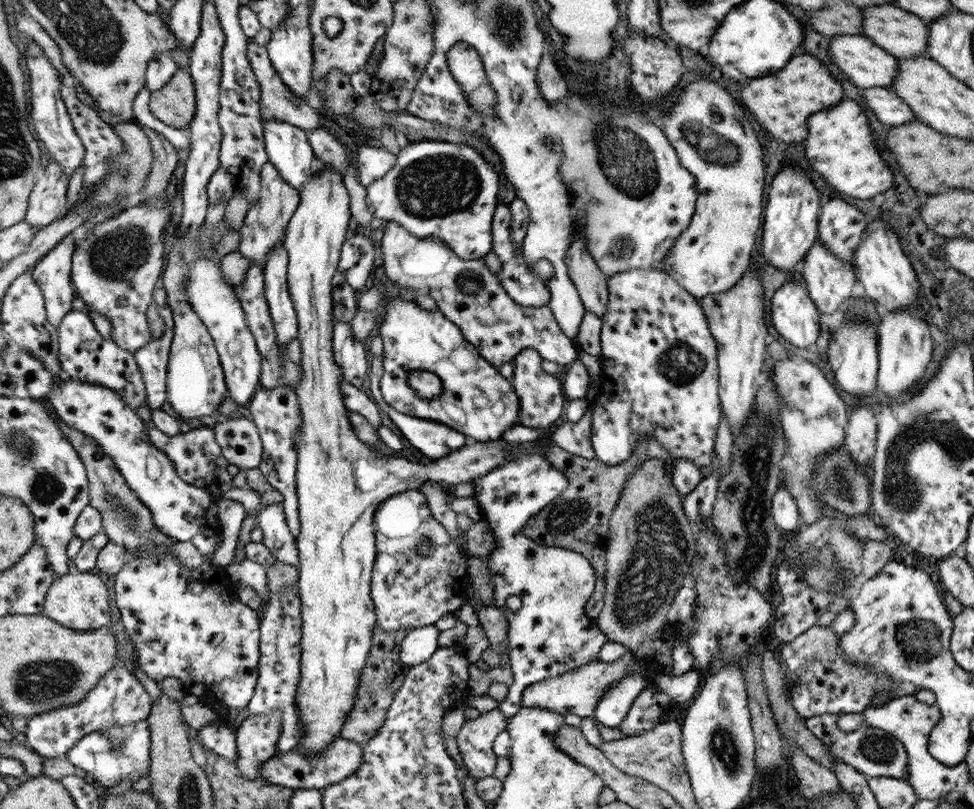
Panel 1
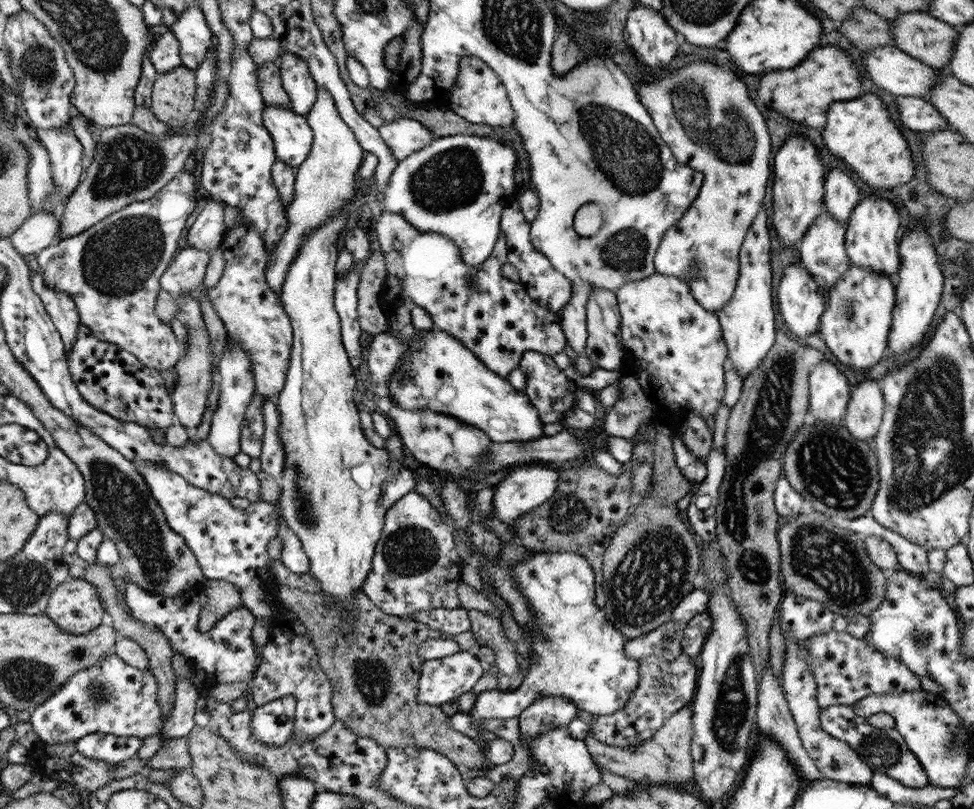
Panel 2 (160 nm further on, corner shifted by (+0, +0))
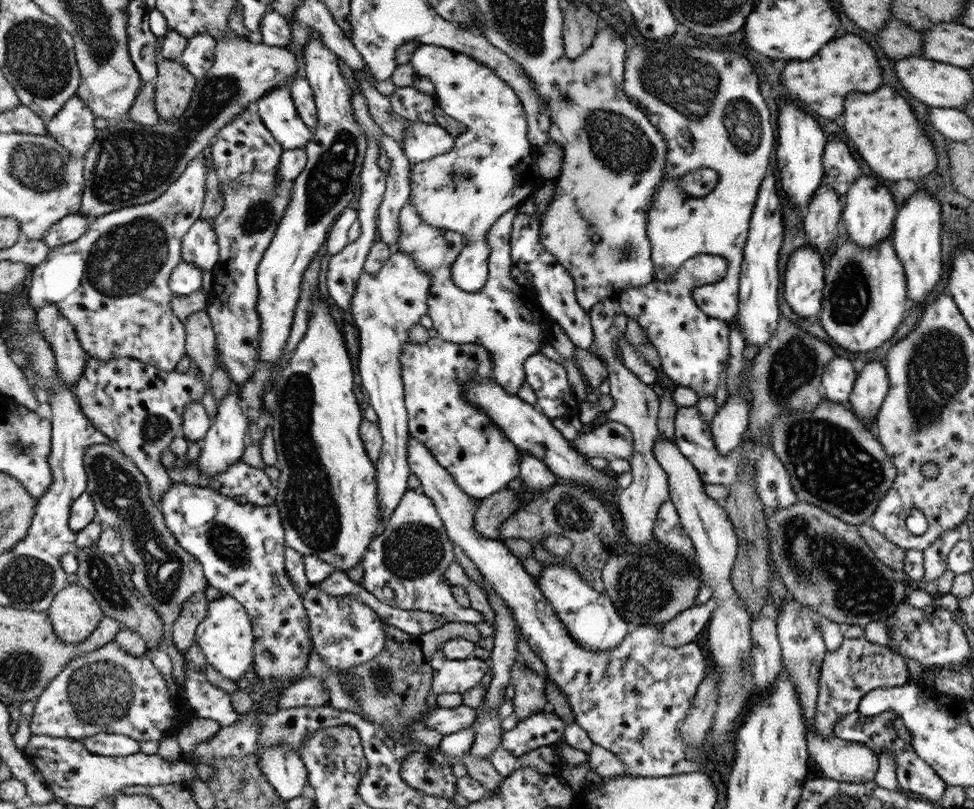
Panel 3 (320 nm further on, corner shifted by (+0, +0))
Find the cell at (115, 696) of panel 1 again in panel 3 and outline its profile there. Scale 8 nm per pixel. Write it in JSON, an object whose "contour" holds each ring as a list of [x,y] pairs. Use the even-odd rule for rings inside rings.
{"contour":[[[110,641],[92,653],[73,658],[64,670],[53,678],[48,688],[36,699],[31,716],[31,736],[45,735],[50,738],[78,739],[105,734],[128,735],[129,738],[160,742],[169,736],[175,736],[181,726],[194,718],[188,704],[175,702],[168,692],[168,684],[154,666],[148,654],[132,656],[119,647],[116,641]]]}

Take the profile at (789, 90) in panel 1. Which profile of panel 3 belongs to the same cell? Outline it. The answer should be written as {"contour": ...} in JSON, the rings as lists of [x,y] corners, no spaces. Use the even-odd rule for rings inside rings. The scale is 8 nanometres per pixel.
{"contour":[[[842,34],[808,60],[793,60],[781,74],[786,98],[797,102],[806,114],[839,120],[844,111],[844,101],[850,93],[869,93],[882,86],[882,69],[876,50],[856,34]]]}

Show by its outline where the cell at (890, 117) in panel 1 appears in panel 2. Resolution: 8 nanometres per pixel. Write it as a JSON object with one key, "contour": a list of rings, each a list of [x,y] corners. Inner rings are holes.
{"contour":[[[897,96],[896,103],[902,124],[910,130],[936,132],[950,128],[948,121],[923,98]]]}

